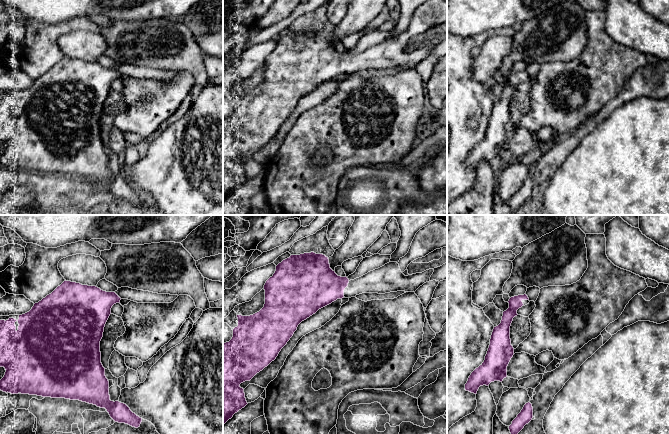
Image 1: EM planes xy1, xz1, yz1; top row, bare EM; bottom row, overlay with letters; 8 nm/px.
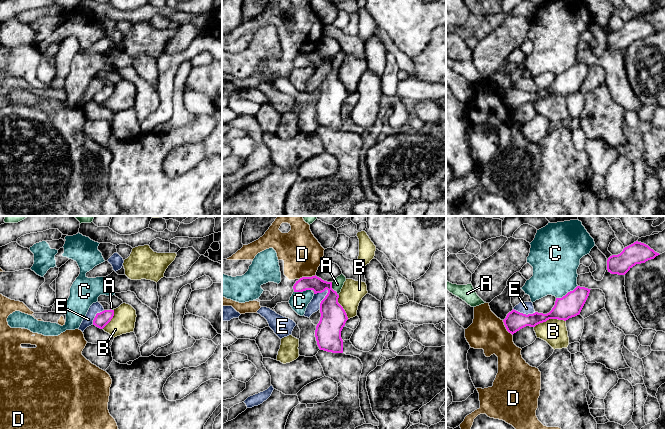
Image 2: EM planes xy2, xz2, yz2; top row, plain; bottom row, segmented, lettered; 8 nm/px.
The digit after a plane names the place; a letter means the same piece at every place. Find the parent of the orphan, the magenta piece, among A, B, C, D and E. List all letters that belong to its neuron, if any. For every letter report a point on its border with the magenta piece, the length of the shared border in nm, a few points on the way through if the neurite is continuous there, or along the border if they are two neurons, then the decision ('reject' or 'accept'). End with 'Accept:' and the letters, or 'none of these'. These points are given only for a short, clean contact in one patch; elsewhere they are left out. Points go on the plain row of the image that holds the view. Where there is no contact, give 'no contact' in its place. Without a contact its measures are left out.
A: meets magenta in xz2 at (332, 65); contact 130 nm long; border along xz2 (331, 58), (331, 63), (338, 71); reject
B: meets magenta in yz2 at (549, 94); contact 260 nm long; reject
C: meets magenta in yz2 at (567, 69); contact 200 nm long; reject
D: meets magenta in xz2 at (307, 53); contact 140 nm long; reject
E: meets magenta in xz2 at (324, 74); contact 180 nm long; border along xz2 (326, 64), (327, 70), (321, 77), (319, 84); reject
Accept: none of these

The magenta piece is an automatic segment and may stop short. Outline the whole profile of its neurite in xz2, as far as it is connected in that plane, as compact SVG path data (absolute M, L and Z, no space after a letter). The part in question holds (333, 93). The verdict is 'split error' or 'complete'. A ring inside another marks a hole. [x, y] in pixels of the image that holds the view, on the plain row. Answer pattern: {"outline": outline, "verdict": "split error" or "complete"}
{"outline": "M315 52L302 53L293 62L294 68L313 66L314 70L326 65L327 71L320 79L320 97L316 102L315 113L320 126L332 129L343 129L341 107L348 96L343 83L338 79L339 71L332 65L332 58Z", "verdict": "complete"}

